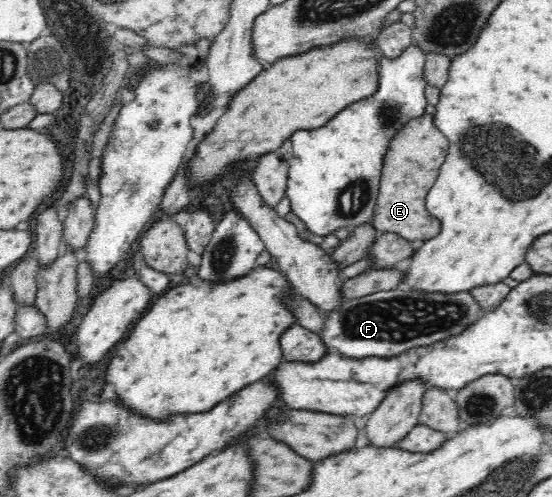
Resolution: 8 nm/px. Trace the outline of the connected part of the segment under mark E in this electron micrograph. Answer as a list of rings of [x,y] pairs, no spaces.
[[[426,114],[409,121],[409,125],[405,125],[397,137],[393,137],[381,169],[381,189],[373,219],[375,229],[396,233],[410,242],[429,241],[429,237],[439,233],[441,223],[427,213],[425,195],[439,175],[447,147],[449,143],[433,123],[433,116]]]

